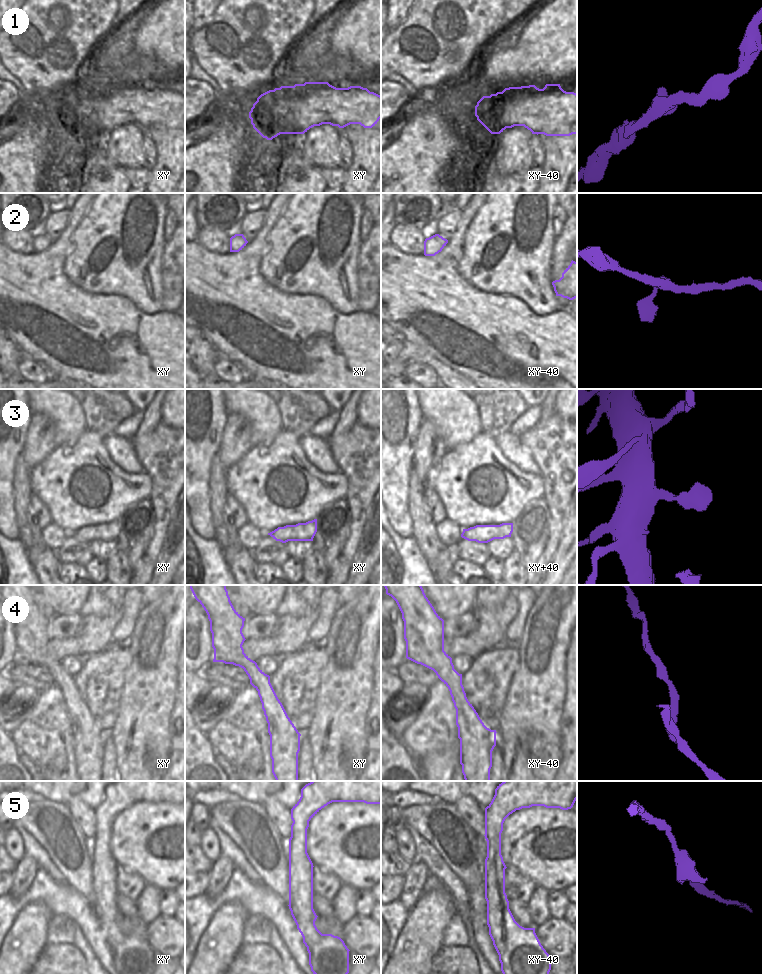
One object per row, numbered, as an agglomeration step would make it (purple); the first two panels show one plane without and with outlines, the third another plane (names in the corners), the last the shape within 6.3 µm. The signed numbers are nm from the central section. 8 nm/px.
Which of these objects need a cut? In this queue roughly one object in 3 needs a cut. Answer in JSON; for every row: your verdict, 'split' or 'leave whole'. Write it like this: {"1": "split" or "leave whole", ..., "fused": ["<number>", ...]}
{"1": "leave whole", "2": "leave whole", "3": "leave whole", "4": "leave whole", "5": "leave whole", "fused": []}

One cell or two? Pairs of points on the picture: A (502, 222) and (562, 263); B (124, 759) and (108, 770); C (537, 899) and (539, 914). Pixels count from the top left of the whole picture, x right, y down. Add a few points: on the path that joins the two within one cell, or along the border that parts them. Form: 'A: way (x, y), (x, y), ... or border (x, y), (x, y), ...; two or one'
A: border (556, 238), (552, 251), (552, 280); two
B: border (113, 742), (116, 768), (118, 770); two
C: way (537, 903), (538, 910); one

